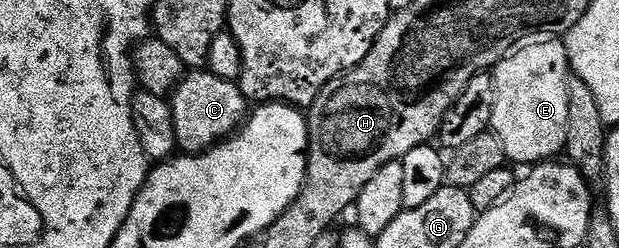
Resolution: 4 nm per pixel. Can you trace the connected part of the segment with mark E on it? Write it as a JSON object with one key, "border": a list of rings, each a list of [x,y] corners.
{"border":[[[558,37],[527,42],[511,51],[493,68],[494,108],[490,127],[500,145],[504,145],[504,153],[511,164],[537,165],[565,152],[568,129],[566,78],[570,74],[566,44]]]}

